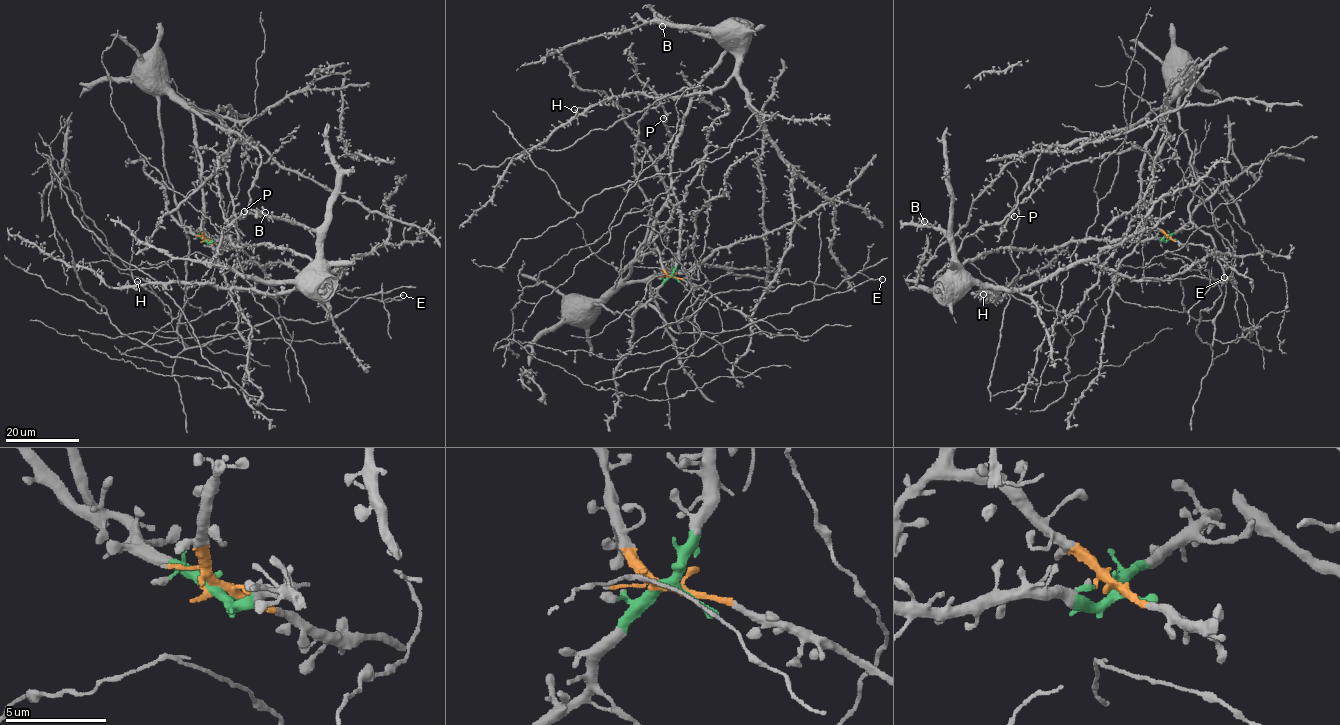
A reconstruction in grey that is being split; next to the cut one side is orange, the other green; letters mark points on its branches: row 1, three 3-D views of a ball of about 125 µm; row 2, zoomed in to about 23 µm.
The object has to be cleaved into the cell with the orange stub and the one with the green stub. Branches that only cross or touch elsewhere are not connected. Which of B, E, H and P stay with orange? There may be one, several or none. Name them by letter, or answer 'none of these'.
E, P

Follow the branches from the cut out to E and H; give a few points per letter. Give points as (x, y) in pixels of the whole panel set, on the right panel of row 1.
E: (1169, 238), (1139, 215), (1140, 163), (1167, 109), (1166, 141), (1232, 249), (1237, 283), (1224, 277)
H: (1169, 238), (983, 251), (962, 266), (977, 282), (992, 286), (999, 298), (983, 294)

